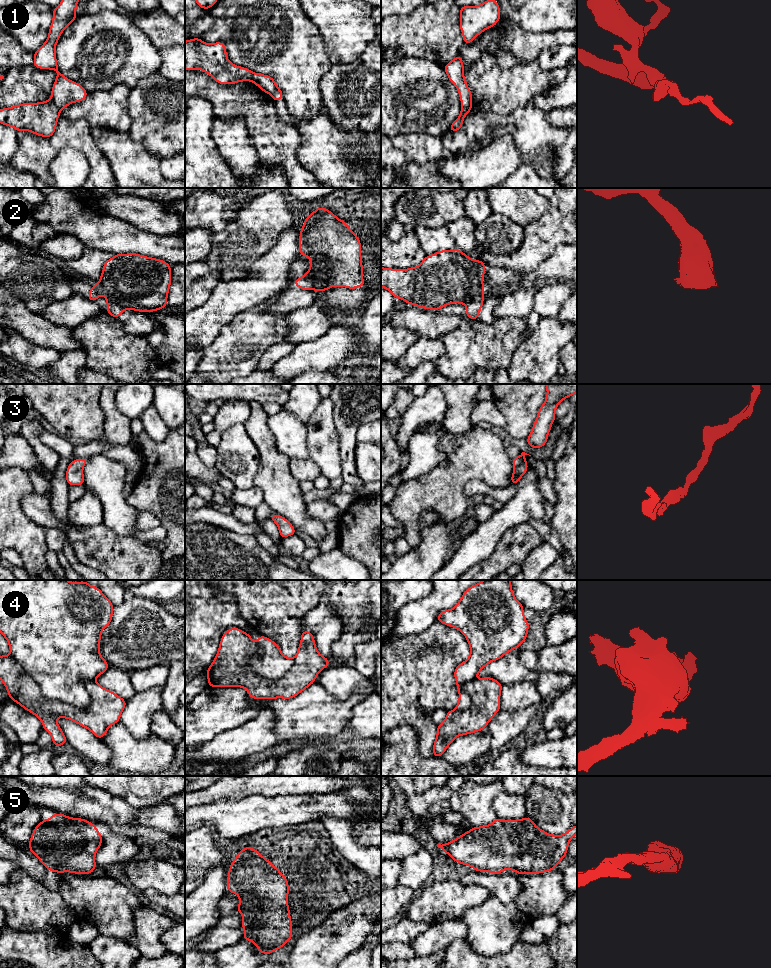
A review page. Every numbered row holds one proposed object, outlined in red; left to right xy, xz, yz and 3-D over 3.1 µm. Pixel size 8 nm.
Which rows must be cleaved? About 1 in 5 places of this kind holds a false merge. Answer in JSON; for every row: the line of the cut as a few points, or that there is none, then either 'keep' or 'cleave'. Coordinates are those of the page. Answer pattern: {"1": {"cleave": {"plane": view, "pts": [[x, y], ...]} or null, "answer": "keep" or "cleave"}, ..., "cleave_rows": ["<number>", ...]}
{"1": {"cleave": {"plane": "xy", "pts": [[51, 98], [59, 110]]}, "answer": "cleave"}, "2": {"cleave": {"plane": "xz", "pts": [[306, 273], [314, 279], [313, 288]]}, "answer": "cleave"}, "3": {"cleave": null, "answer": "keep"}, "4": {"cleave": {"plane": "xy", "pts": [[11, 654], [36, 682], [45, 697], [79, 708], [90, 705]]}, "answer": "cleave"}, "5": {"cleave": null, "answer": "keep"}, "cleave_rows": ["1", "2", "4"]}

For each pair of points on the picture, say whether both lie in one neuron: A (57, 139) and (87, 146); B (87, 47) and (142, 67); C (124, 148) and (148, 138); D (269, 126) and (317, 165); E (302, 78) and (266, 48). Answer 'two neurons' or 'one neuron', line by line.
A: one neuron
B: one neuron
C: two neurons
D: two neurons
E: one neuron

